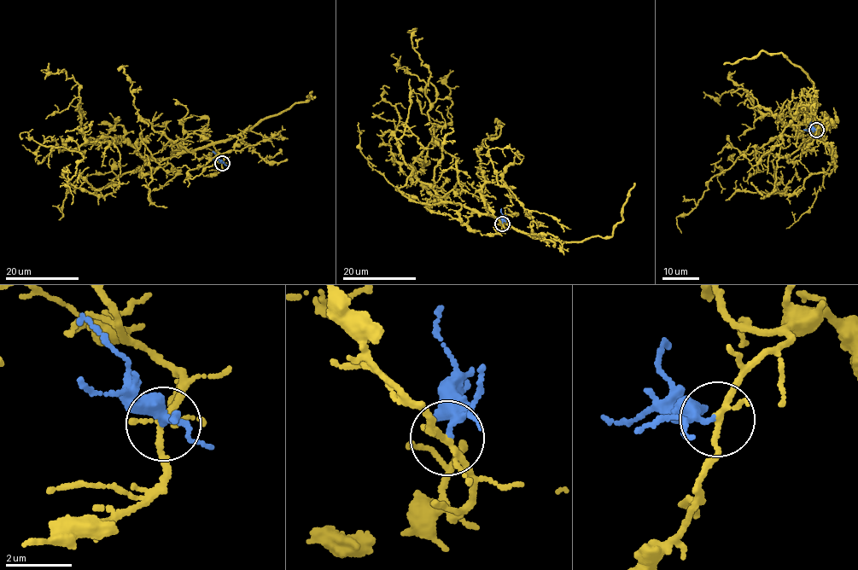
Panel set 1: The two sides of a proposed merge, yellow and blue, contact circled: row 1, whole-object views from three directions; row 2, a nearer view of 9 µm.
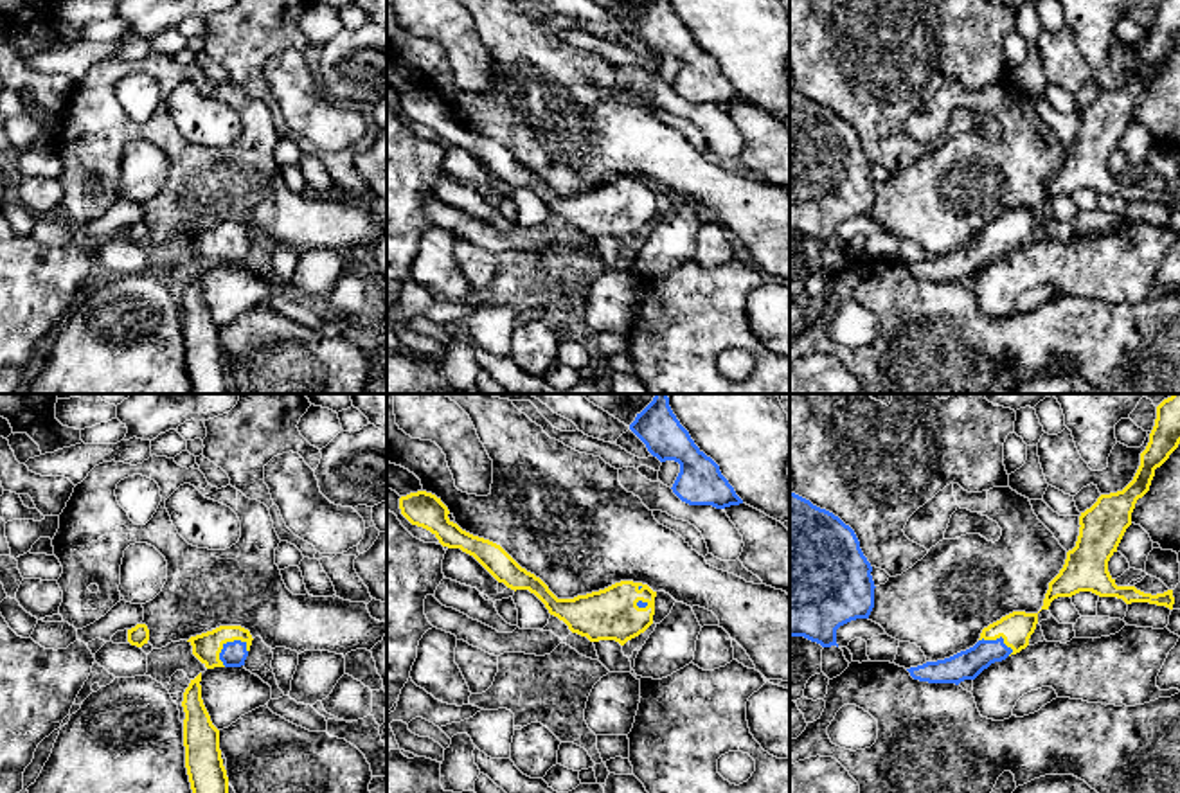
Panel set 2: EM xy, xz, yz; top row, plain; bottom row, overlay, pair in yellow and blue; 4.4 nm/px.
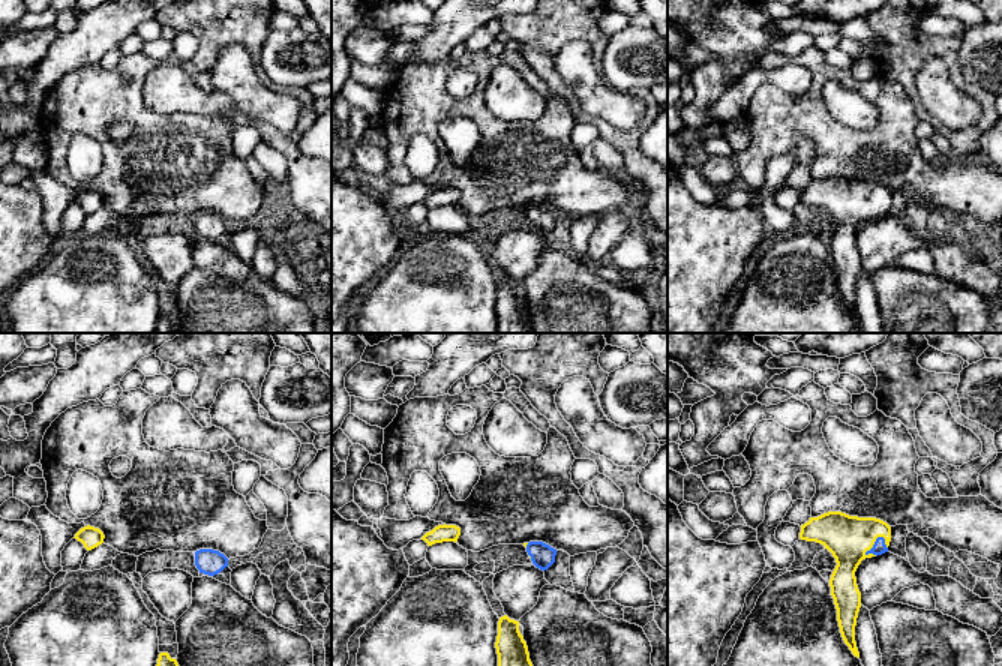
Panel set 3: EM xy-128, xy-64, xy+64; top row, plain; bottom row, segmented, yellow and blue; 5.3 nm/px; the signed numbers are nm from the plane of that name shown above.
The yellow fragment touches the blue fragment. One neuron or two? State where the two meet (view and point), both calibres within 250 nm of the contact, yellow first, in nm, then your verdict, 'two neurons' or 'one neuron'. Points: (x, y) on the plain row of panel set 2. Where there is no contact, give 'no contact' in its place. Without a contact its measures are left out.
meets yellow in xy at (222, 243); 130 nm thick on the yellow side, 110 nm on the other; one neuron

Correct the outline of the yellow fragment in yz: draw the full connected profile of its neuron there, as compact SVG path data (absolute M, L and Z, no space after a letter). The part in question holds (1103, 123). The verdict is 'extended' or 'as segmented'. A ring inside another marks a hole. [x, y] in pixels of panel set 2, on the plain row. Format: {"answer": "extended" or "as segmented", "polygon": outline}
{"answer": "as segmented", "polygon": "M1160 0L1149 40L1140 50L1140 63L1133 77L1117 90L1101 92L1081 110L1076 144L1067 149L1059 171L1049 180L1041 207L1049 207L1058 194L1092 189L1099 194L1117 194L1126 201L1149 200L1173 207L1173 187L1144 191L1135 183L1117 183L1108 169L1108 158L1131 122L1131 110L1139 95L1151 83L1155 67L1160 65L1180 41L1180 0Z"}

